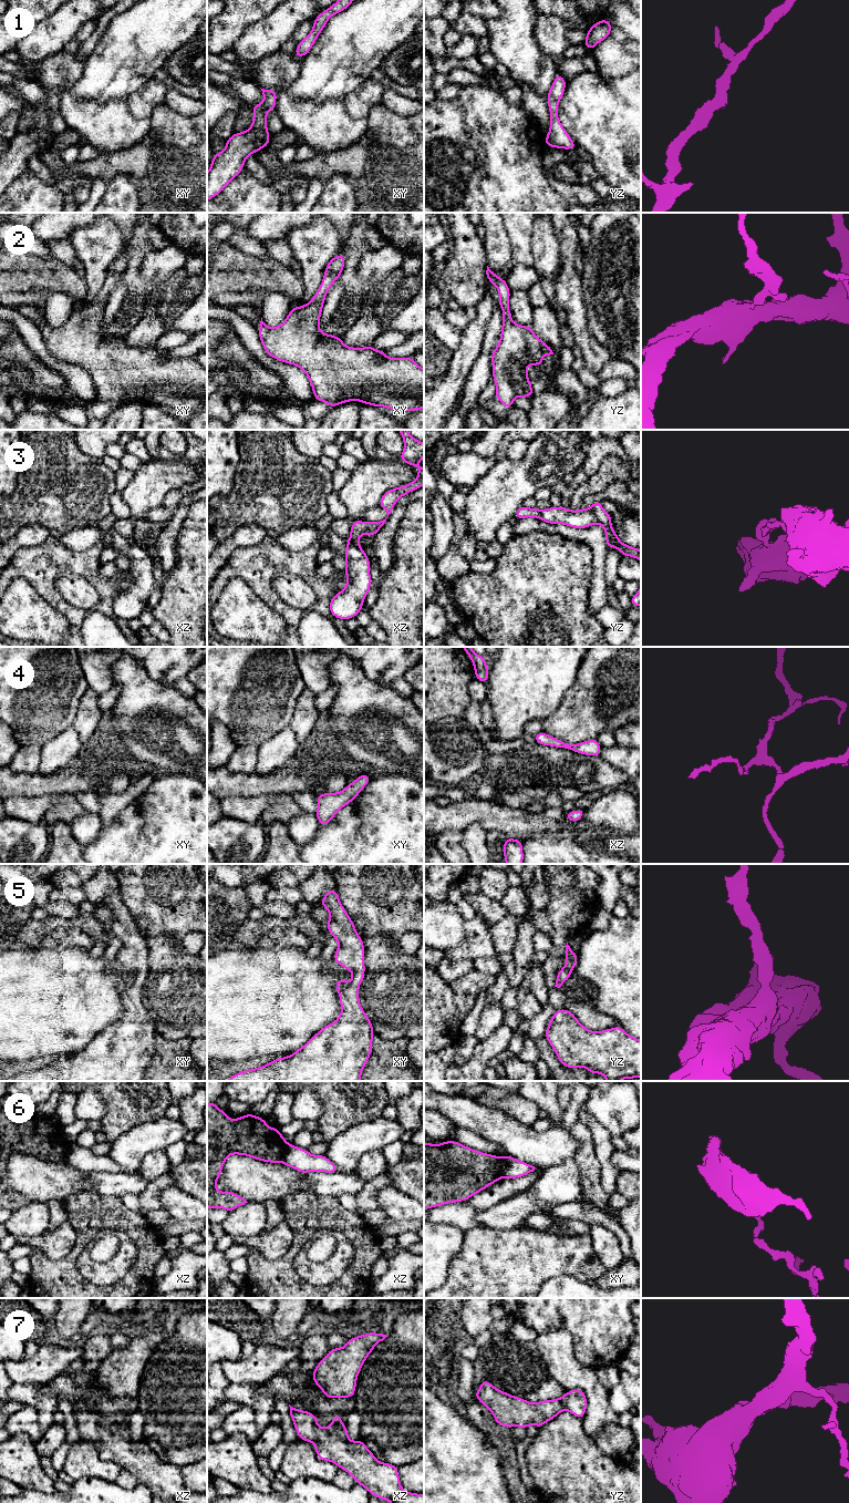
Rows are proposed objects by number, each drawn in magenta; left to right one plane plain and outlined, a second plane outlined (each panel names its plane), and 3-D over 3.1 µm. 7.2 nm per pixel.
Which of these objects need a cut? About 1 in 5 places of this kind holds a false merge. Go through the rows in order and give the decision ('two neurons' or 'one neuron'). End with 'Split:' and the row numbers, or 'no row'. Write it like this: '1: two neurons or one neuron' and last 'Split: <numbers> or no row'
1: one neuron
2: one neuron
3: two neurons
4: one neuron
5: one neuron
6: two neurons
7: one neuron
Split: 3, 6

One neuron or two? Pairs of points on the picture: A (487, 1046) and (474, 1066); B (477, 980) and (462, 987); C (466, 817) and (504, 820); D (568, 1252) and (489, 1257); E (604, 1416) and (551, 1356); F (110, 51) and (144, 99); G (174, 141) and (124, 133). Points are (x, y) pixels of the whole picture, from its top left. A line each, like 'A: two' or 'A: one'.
A: one
B: one
C: one
D: one
E: one
F: two
G: two

